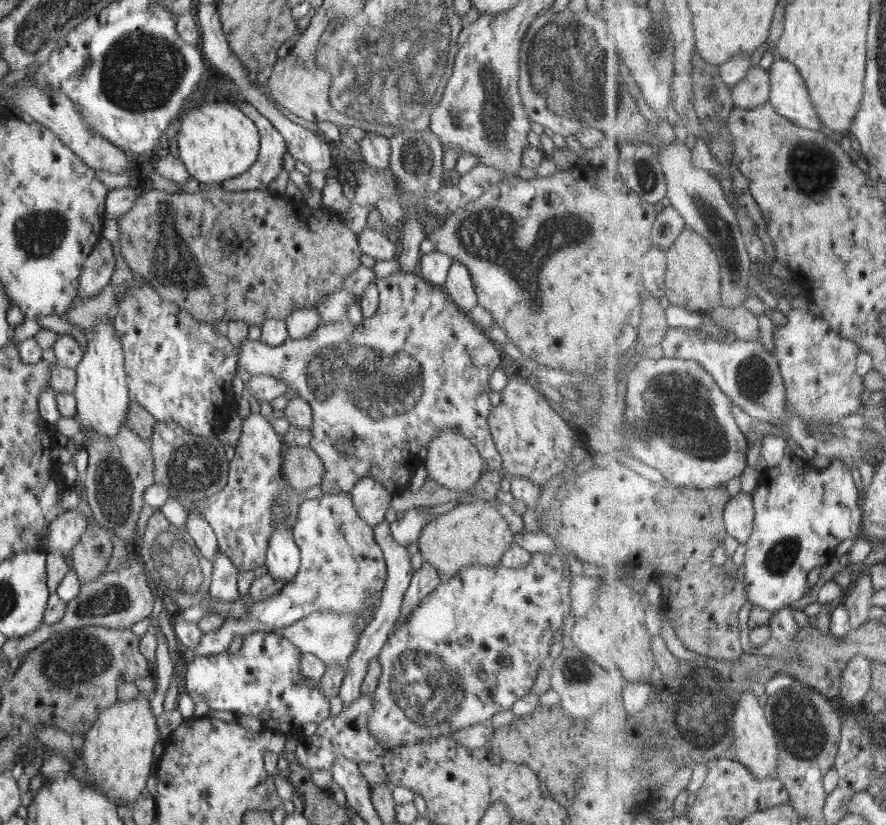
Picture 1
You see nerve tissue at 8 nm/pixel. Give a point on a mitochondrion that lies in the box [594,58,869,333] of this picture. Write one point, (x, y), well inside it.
(814, 169)

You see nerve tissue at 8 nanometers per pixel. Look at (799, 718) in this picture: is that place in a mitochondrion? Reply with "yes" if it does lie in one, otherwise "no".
yes

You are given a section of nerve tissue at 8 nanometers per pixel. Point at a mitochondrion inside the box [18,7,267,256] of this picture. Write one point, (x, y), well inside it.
(141, 72)

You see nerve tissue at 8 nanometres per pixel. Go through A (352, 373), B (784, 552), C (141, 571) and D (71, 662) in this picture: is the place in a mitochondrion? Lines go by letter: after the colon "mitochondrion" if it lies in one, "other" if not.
A: mitochondrion
B: mitochondrion
C: mitochondrion
D: mitochondrion

